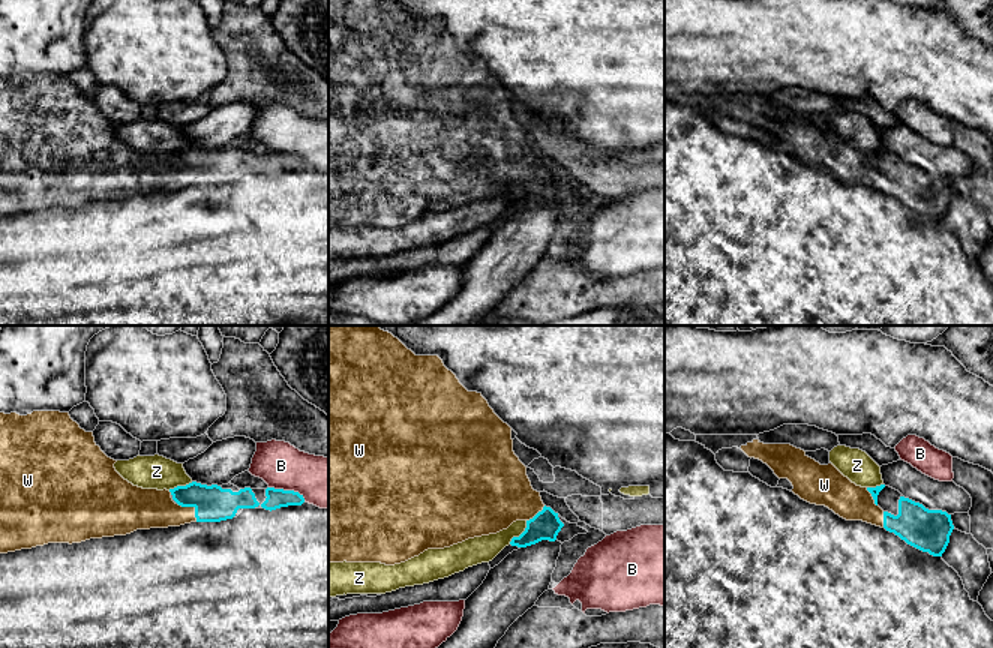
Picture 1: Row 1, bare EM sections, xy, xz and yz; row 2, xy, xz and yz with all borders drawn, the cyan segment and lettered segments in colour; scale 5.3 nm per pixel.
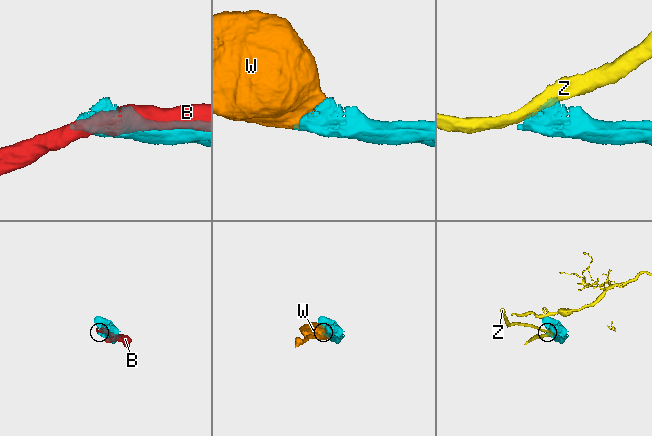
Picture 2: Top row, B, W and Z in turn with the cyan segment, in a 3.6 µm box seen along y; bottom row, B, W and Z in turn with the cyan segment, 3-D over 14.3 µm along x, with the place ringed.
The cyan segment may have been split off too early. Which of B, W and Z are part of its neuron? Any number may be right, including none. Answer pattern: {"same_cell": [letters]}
{"same_cell": ["W"]}

